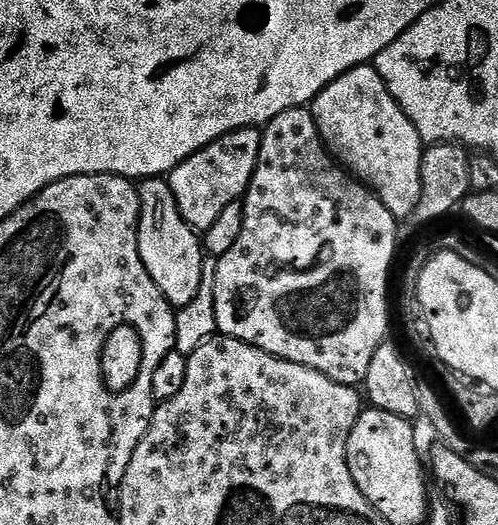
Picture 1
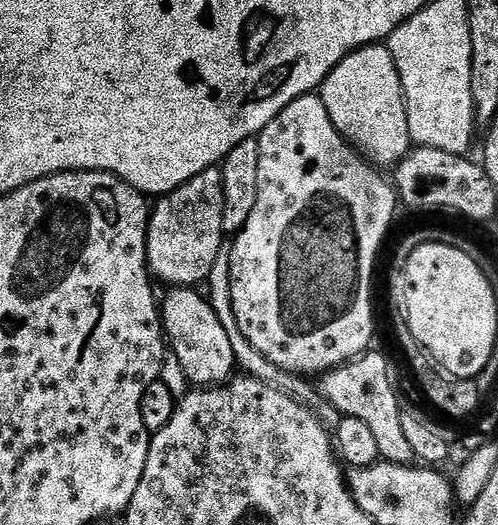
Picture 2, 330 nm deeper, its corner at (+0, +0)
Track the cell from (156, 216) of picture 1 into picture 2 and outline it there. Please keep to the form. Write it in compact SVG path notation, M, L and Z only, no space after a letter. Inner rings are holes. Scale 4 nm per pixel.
M176 286L168 297L162 300L162 323L170 351L182 362L186 378L192 386L215 386L231 380L238 368L234 349L226 339L226 330L218 322L218 314L209 306L207 299L200 296L195 287Z

